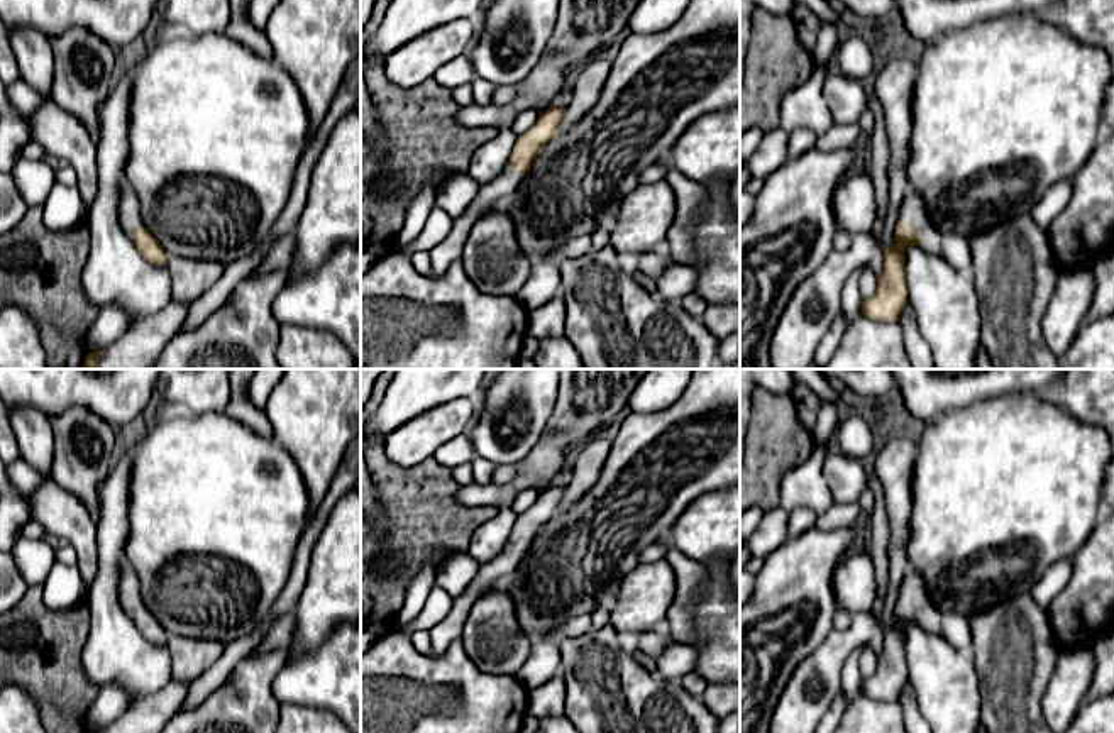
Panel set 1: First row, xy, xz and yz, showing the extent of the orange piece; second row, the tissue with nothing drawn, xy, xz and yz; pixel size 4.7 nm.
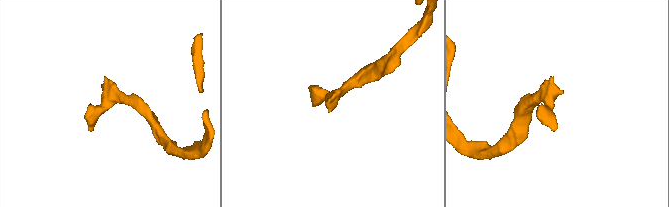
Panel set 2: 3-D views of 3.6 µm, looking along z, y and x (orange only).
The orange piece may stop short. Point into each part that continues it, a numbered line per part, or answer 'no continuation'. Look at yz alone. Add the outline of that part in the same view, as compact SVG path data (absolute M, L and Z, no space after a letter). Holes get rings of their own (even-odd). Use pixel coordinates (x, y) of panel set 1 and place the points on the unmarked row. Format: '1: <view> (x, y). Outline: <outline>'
1: yz (913, 588). Outline: M909 570L901 582L899 599L909 601L923 620L923 628L929 633L940 633L943 613L946 608L938 604L928 591L923 576Z

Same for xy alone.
1: xy (129, 593). Outline: M124 564L120 569L117 594L127 616L132 616L137 608L144 606L139 577L129 564Z

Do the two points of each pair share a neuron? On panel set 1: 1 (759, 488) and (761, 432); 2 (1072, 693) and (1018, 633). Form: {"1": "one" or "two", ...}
{"1": "one", "2": "two"}

